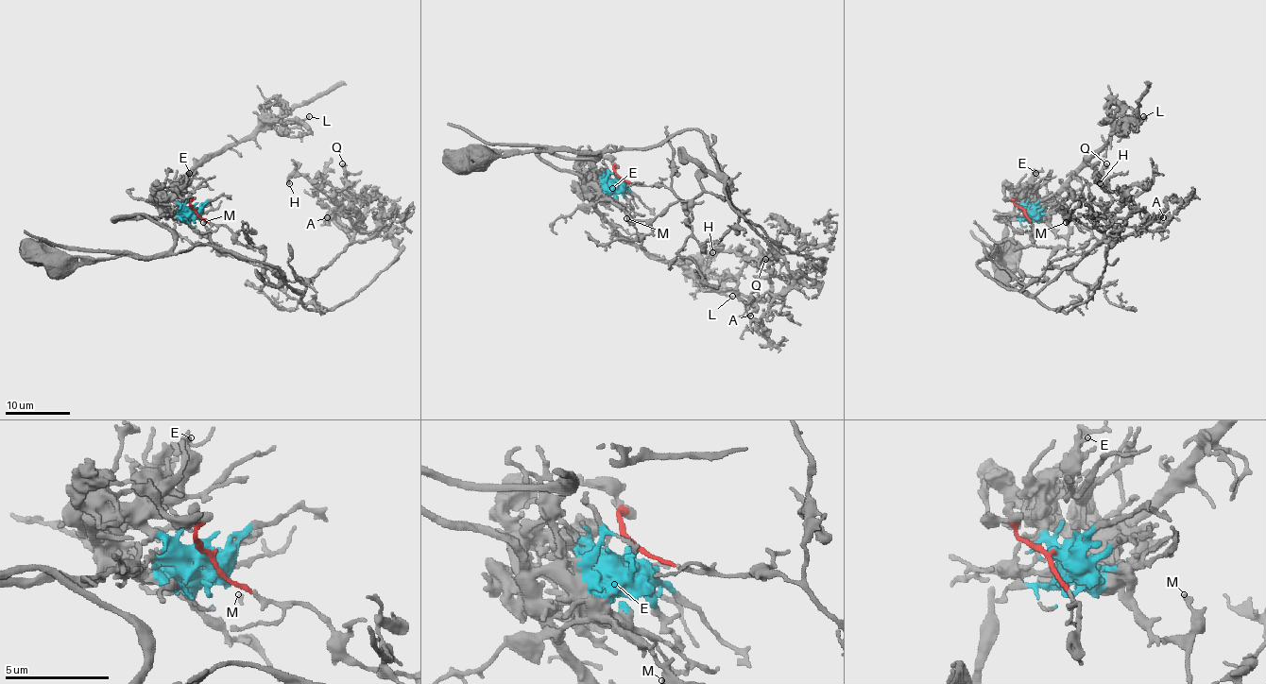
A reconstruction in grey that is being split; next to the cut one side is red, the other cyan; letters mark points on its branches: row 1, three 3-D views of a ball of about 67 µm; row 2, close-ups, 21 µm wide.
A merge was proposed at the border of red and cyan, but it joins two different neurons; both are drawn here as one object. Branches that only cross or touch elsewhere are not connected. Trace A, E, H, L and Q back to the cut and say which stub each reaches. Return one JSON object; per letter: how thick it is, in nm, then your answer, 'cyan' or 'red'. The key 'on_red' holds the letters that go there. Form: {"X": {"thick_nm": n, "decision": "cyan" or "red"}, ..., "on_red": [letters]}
{"A": {"thick_nm": 150, "decision": "red"}, "E": {"thick_nm": 320, "decision": "cyan"}, "H": {"thick_nm": 240, "decision": "red"}, "L": {"thick_nm": 160, "decision": "cyan"}, "Q": {"thick_nm": 320, "decision": "red"}, "on_red": ["A", "H", "Q"]}

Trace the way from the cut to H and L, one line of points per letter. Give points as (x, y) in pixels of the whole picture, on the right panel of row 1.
H: (1026, 209), (1033, 243), (1052, 249), (1039, 279), (1051, 282), (1103, 236), (1111, 197), (1097, 176), (1100, 184)
L: (1026, 209), (1041, 215), (1051, 198), (1104, 145), (1122, 122), (1138, 124), (1144, 115)

